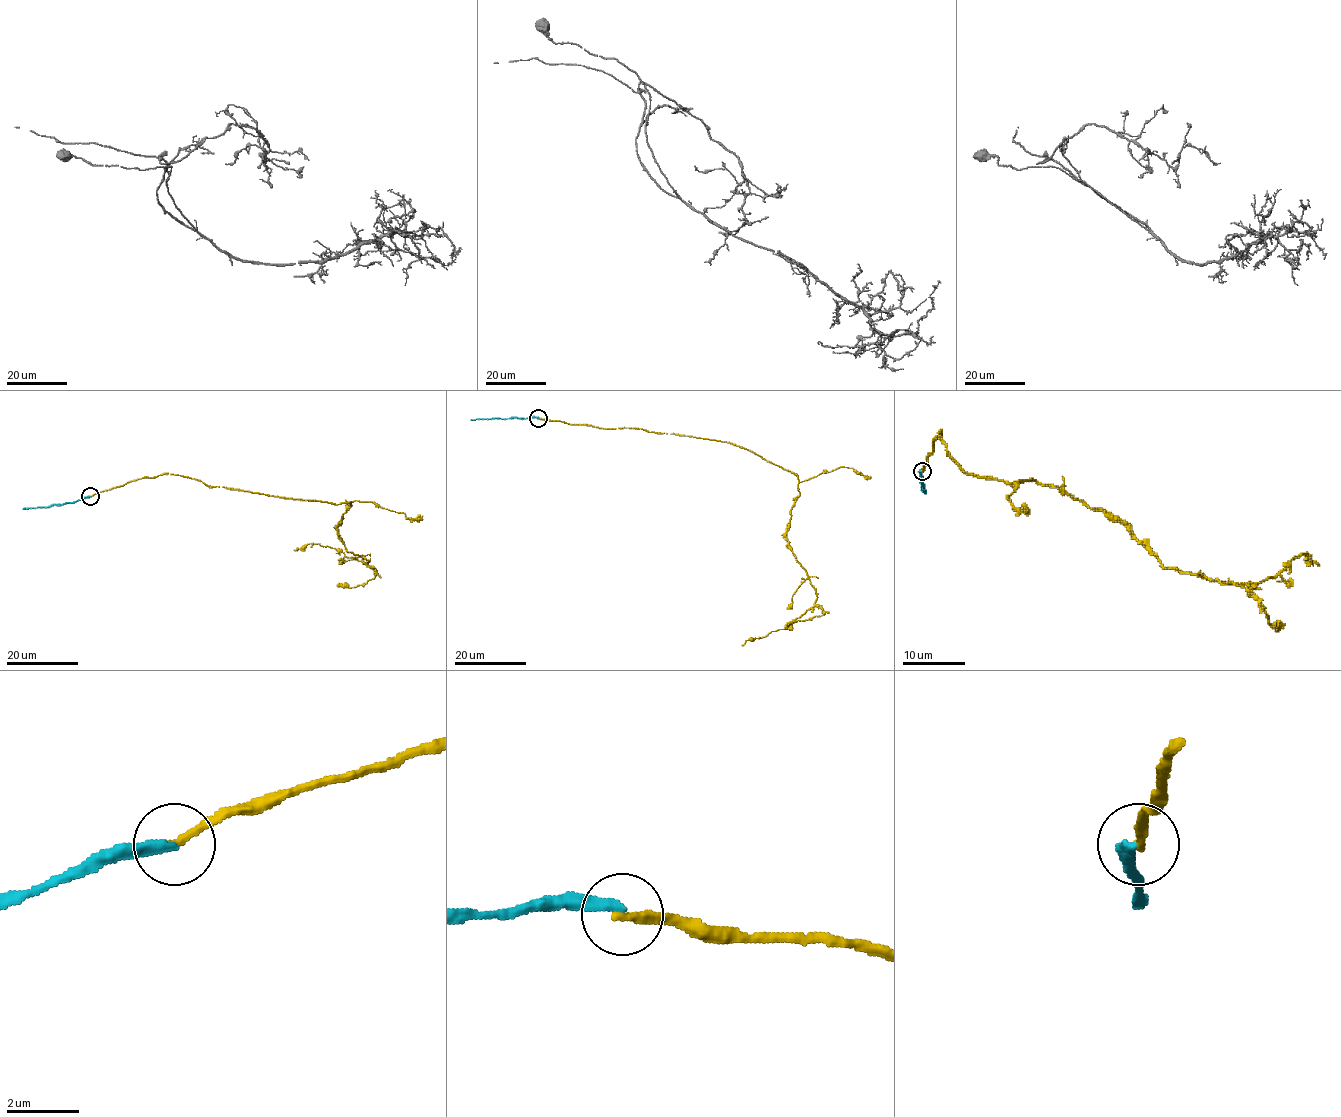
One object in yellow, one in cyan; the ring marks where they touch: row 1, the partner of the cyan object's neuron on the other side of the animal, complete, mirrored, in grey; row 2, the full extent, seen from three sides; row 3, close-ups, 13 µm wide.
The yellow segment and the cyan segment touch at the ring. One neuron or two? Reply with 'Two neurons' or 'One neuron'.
Two neurons

